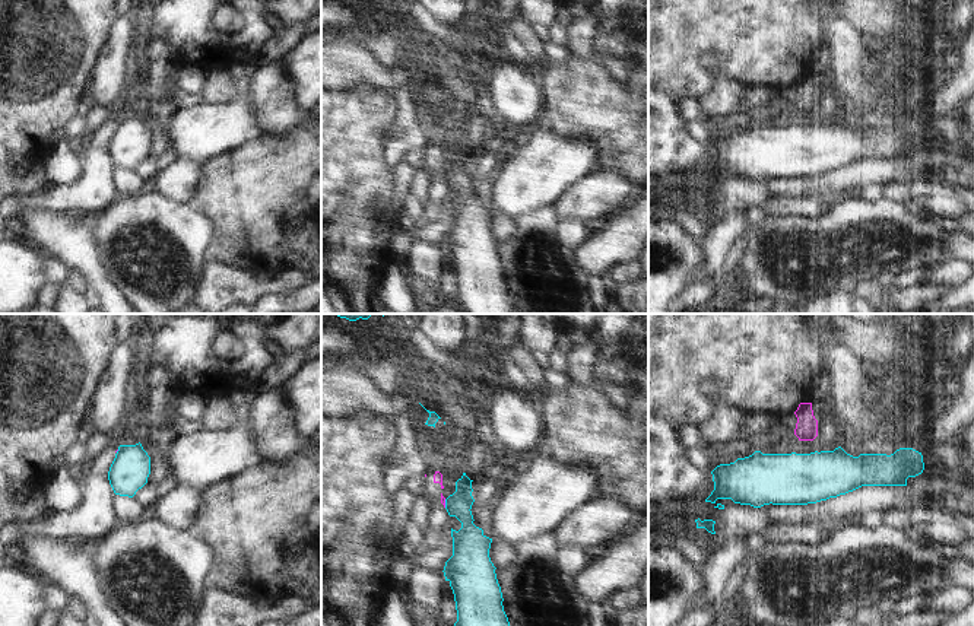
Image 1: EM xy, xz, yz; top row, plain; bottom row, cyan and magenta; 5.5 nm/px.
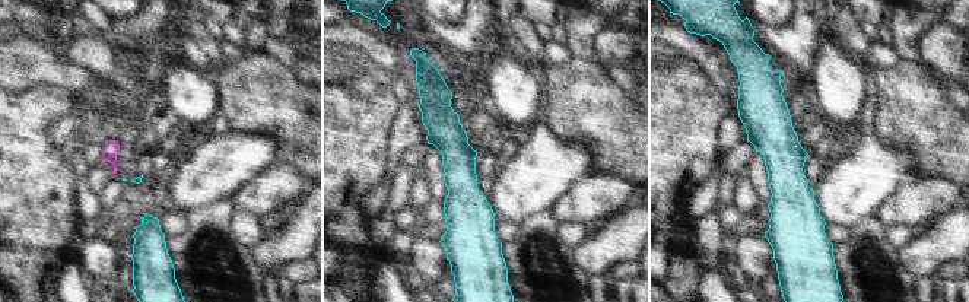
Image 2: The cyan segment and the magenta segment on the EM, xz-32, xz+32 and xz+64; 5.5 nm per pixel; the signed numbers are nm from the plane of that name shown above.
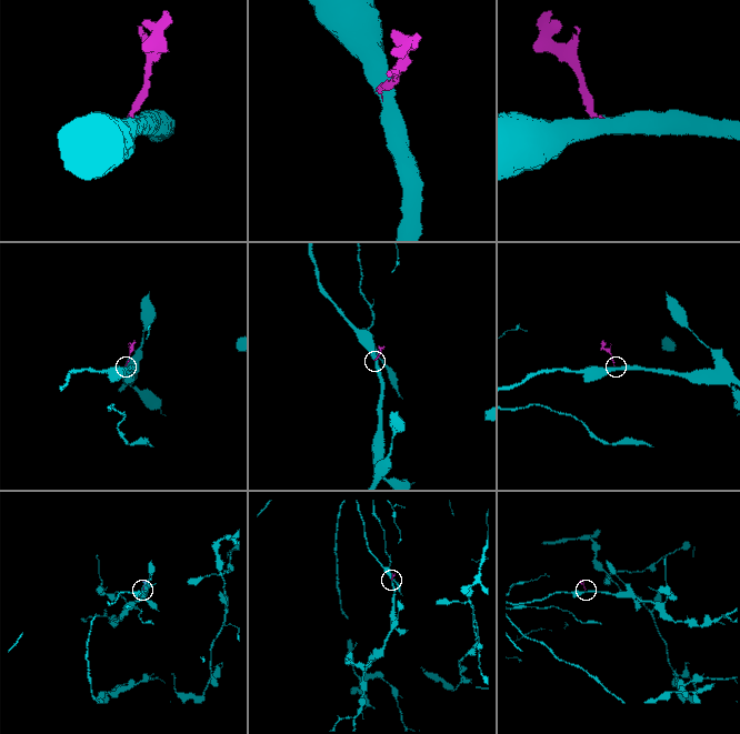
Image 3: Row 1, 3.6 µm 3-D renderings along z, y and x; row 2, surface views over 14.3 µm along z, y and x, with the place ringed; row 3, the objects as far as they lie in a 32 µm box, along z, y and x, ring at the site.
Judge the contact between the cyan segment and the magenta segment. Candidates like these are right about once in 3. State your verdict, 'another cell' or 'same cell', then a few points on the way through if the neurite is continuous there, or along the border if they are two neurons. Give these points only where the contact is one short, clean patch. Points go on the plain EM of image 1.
another cell | along xz (444, 172), (446, 180)

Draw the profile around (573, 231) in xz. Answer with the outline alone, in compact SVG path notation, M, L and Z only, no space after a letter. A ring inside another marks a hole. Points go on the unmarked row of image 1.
M577 216L556 219L556 236L572 251L587 241L593 229L594 226Z

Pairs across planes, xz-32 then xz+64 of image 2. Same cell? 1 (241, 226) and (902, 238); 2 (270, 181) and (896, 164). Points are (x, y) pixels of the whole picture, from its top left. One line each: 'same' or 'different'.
1: same
2: different

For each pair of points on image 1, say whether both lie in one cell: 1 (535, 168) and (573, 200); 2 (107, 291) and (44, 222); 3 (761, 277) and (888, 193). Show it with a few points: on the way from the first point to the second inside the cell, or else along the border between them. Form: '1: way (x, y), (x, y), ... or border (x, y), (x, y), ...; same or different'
1: border (592, 171), (576, 180), (552, 203); different
2: way (94, 273), (62, 240); same
3: border (884, 197), (901, 203); different

